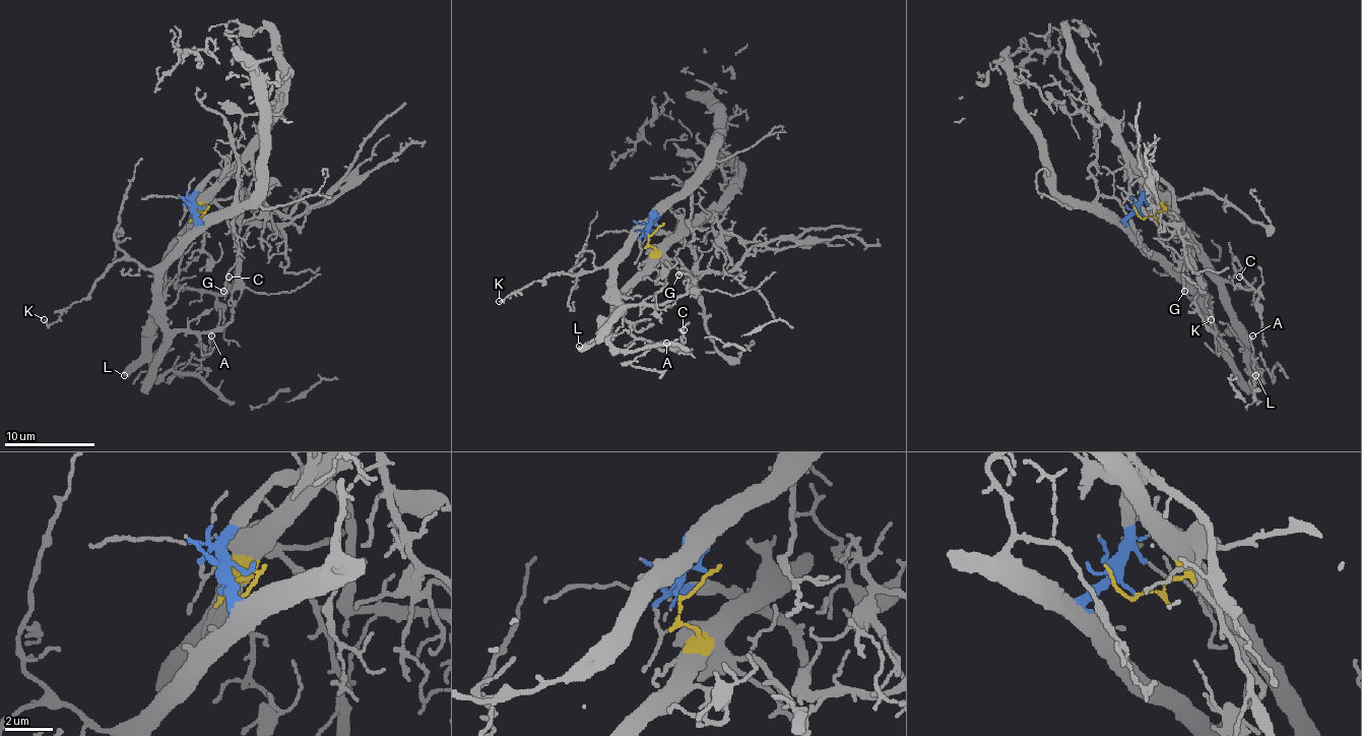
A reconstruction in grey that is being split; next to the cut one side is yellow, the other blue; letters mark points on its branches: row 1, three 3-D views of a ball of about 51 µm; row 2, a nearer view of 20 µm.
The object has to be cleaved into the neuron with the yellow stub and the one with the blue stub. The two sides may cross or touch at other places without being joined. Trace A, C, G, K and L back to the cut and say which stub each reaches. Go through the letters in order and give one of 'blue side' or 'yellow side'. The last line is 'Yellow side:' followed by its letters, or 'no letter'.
A: yellow side
C: yellow side
G: yellow side
K: blue side
L: yellow side
Yellow side: A, C, G, L

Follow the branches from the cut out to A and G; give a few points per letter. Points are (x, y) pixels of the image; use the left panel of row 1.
A: (193, 217), (200, 209), (171, 251), (164, 271), (150, 369), (159, 376), (193, 371), (209, 353), (211, 334)
G: (193, 217), (211, 200), (235, 237), (237, 262), (228, 273), (223, 292)

